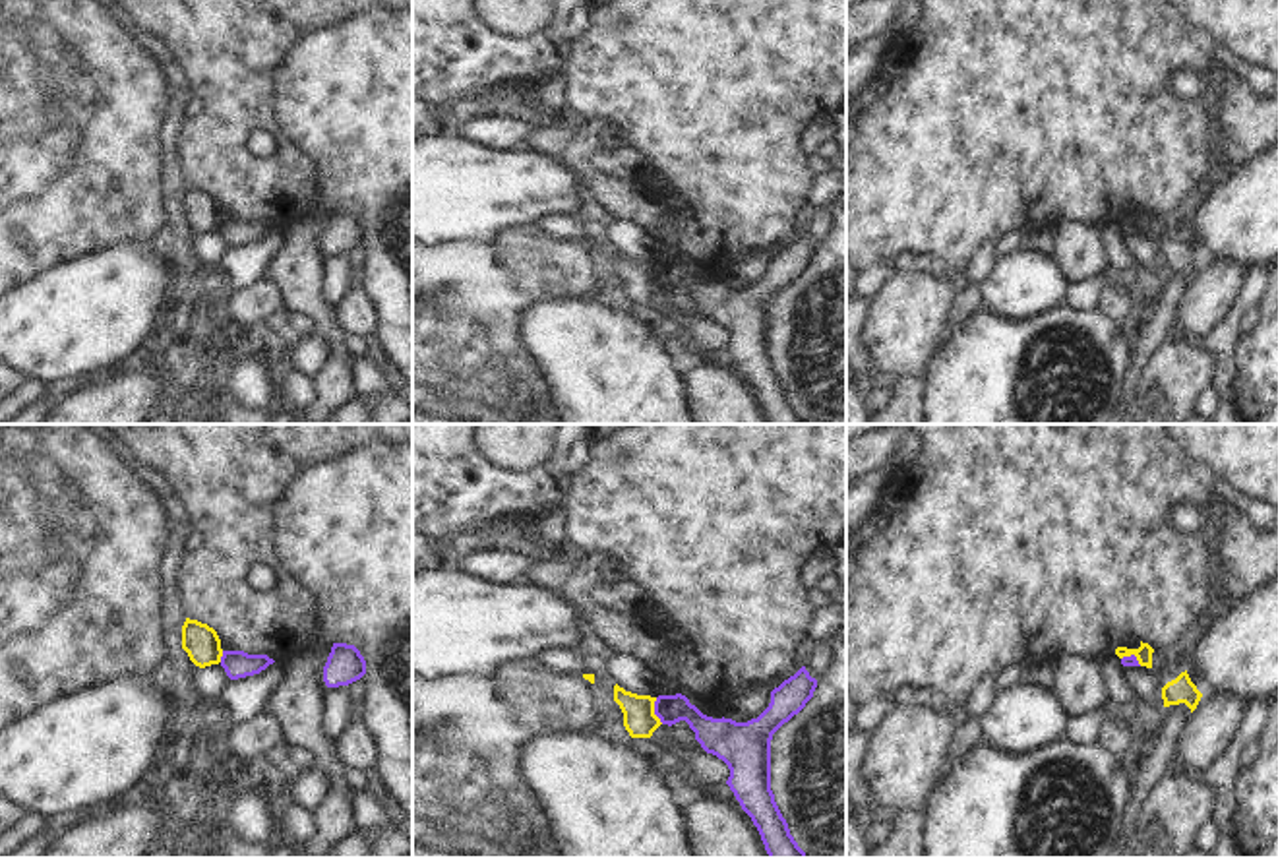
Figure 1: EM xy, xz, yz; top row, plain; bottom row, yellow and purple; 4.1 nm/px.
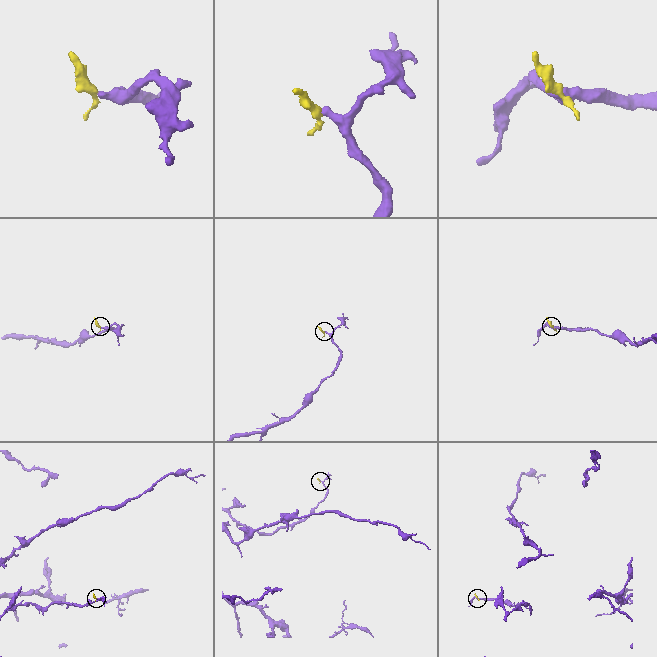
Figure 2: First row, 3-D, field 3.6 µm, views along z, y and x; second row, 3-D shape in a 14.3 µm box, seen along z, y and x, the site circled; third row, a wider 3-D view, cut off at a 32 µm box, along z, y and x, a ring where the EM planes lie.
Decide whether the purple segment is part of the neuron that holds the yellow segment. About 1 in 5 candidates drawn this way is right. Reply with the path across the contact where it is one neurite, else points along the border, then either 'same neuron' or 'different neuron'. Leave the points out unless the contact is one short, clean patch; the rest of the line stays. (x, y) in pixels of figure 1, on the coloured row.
border xz (655, 698), (655, 715), (663, 723); different neuron

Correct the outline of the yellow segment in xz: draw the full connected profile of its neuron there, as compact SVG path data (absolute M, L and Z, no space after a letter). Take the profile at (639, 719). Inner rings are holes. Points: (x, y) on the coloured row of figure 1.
M616 684L614 701L624 713L624 726L631 738L651 738L653 732L662 724L654 715L656 697L637 695Z

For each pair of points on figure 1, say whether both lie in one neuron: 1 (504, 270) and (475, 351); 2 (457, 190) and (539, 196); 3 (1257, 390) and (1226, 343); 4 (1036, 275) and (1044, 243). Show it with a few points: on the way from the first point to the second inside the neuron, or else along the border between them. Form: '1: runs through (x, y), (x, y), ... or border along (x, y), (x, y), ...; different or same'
1: runs through (486, 289), (475, 301), (475, 332); same
2: runs through (477, 190), (519, 190); same
3: border along (1240, 337), (1238, 403); different
4: border along (1031, 241), (1052, 256); different

